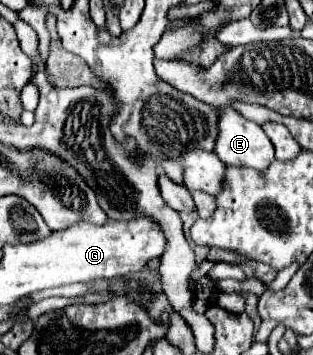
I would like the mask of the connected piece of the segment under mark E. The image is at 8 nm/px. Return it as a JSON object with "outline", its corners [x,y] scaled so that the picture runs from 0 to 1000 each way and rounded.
{"outline":[[[741,301],[703,307],[703,335],[696,335],[696,403],[690,403],[690,437],[703,442],[703,454],[716,465],[741,465],[741,470],[799,470],[812,482],[843,487],[869,454],[875,454],[875,408],[863,403],[856,380],[843,375],[843,363],[831,352],[818,352],[812,341],[780,335],[760,313],[748,313]]]}

